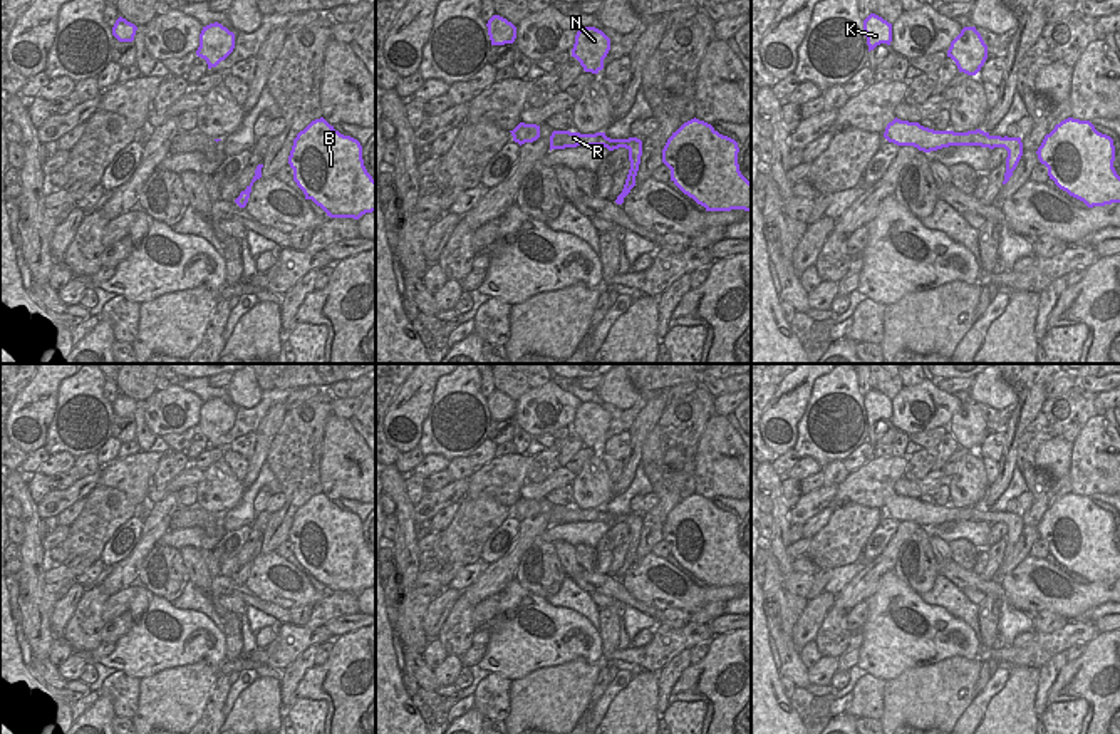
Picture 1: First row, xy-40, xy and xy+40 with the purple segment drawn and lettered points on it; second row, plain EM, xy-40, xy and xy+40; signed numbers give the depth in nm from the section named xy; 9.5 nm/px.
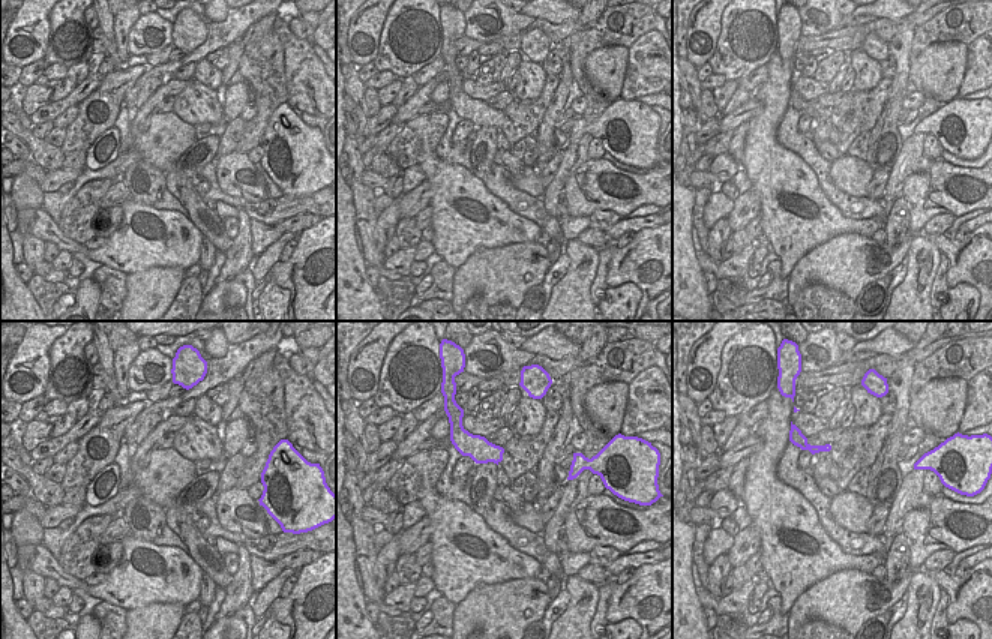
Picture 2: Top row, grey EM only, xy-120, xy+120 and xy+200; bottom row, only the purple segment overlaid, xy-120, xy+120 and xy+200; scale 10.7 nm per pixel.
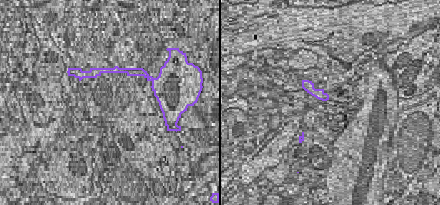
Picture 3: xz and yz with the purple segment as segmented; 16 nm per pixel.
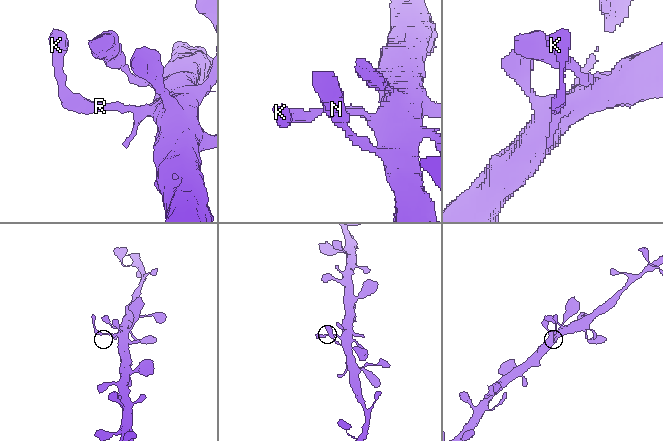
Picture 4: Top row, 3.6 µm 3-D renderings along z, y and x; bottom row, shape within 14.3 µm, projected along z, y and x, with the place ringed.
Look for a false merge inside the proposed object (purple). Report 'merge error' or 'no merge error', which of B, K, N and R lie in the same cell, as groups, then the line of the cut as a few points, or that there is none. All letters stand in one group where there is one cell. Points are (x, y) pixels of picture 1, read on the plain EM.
merge error; groups B N / K R; cut xy+40 (988, 508), (981, 522)

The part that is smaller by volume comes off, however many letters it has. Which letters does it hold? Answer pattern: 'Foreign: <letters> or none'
Foreign: K, R

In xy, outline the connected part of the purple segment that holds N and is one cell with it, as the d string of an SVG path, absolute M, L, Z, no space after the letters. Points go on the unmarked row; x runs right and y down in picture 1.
M582 402L575 411L572 432L575 432L585 447L599 449L604 444L604 434L610 426L610 414L595 402Z

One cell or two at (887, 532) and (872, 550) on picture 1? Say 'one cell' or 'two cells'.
one cell

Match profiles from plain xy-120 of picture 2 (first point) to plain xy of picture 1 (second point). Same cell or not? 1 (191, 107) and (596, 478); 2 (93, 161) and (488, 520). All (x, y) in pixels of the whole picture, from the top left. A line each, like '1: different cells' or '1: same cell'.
1: same cell
2: different cells

